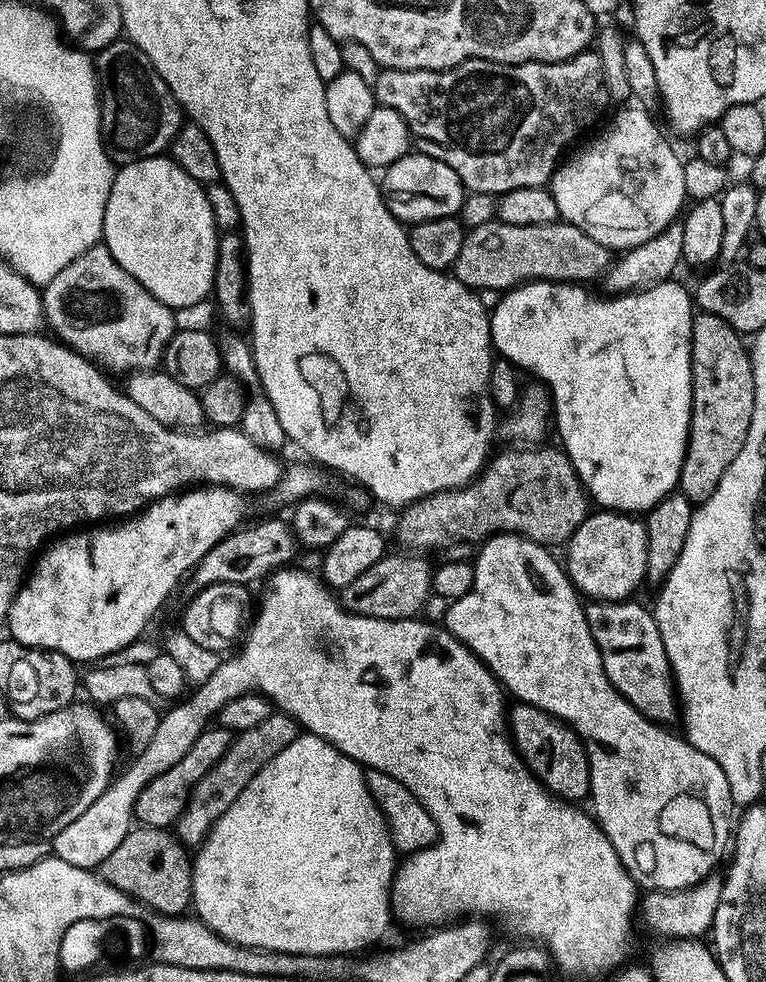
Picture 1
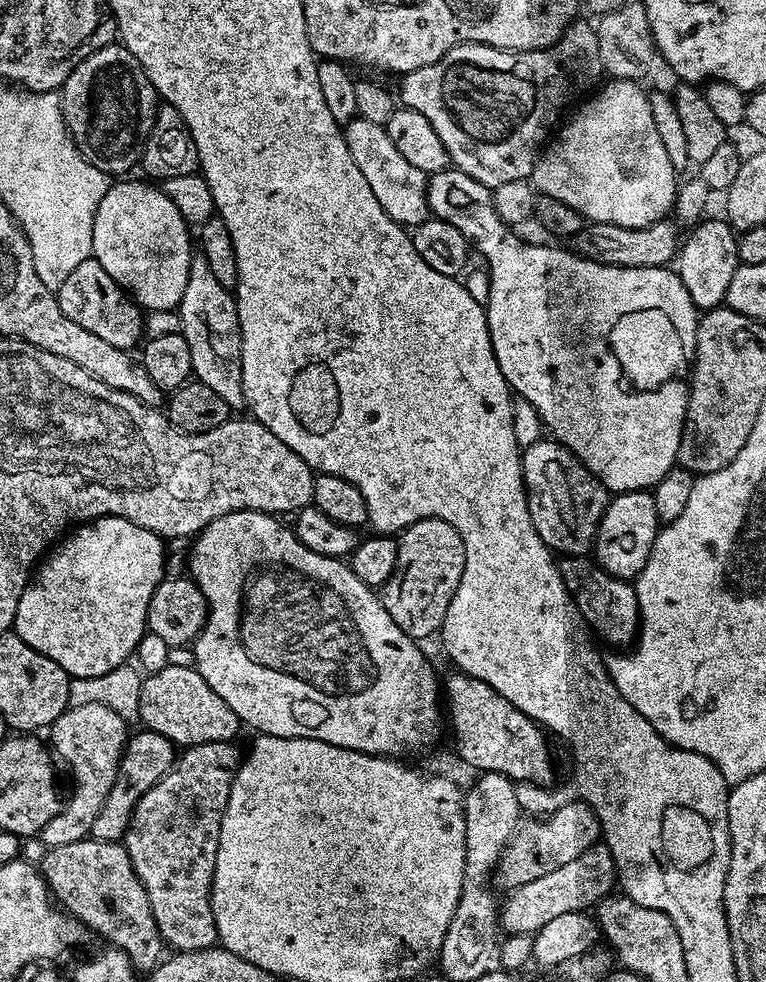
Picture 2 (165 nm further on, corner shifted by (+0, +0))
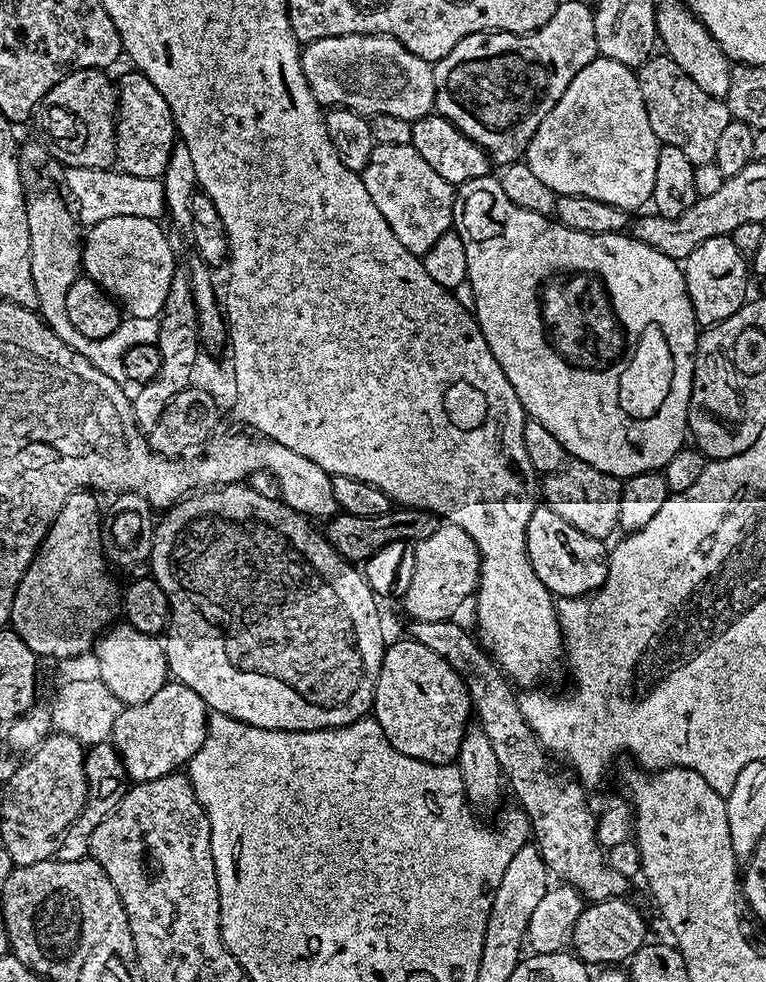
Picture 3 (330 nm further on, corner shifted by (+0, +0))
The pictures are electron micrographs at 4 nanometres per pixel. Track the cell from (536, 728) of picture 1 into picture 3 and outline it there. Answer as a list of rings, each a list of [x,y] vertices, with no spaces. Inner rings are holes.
[[[403,638],[397,644],[389,643],[384,650],[384,662],[376,683],[374,719],[382,726],[388,744],[410,758],[425,760],[427,764],[452,764],[457,759],[463,736],[470,727],[470,699],[464,680],[434,650],[422,642]]]

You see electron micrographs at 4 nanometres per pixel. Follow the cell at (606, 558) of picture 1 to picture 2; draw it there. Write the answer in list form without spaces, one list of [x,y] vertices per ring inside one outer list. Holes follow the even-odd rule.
[[[651,491],[622,492],[613,495],[596,531],[595,563],[611,576],[617,576],[619,580],[635,581],[650,558],[656,533],[660,527],[661,523],[654,510]]]

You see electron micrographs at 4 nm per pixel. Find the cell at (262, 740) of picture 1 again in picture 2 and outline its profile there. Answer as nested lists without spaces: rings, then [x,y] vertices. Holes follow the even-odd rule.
[[[231,740],[185,747],[172,769],[137,802],[123,838],[134,874],[150,898],[156,931],[169,949],[193,952],[217,943],[212,913],[212,883],[218,842],[232,783],[242,752]]]

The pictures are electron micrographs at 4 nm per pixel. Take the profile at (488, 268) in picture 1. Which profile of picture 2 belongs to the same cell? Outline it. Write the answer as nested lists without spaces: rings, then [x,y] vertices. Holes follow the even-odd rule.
[[[665,218],[645,228],[627,228],[613,224],[585,223],[570,244],[577,256],[619,268],[663,268],[673,263],[678,252],[677,225]],[[672,224],[673,225],[672,225]],[[573,244],[573,245],[572,245]]]

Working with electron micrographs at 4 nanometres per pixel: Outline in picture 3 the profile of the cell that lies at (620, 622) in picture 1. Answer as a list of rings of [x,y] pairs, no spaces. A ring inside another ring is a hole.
[[[538,506],[526,526],[526,550],[534,574],[542,578],[542,586],[546,586],[553,597],[585,597],[599,592],[608,581],[609,545],[598,538],[590,538],[590,534],[582,534],[578,526],[570,526],[566,518],[554,514],[547,506]]]

